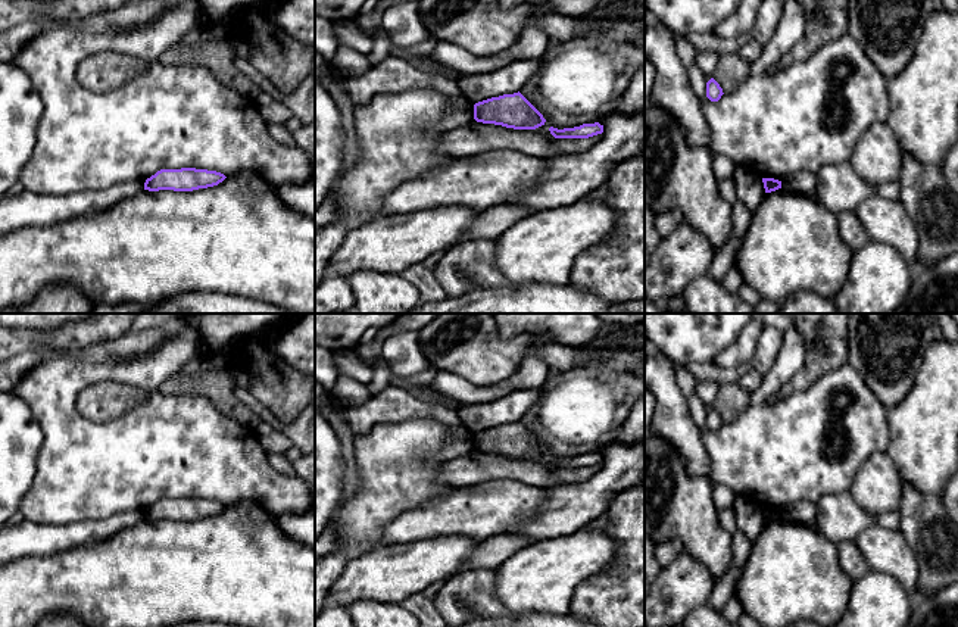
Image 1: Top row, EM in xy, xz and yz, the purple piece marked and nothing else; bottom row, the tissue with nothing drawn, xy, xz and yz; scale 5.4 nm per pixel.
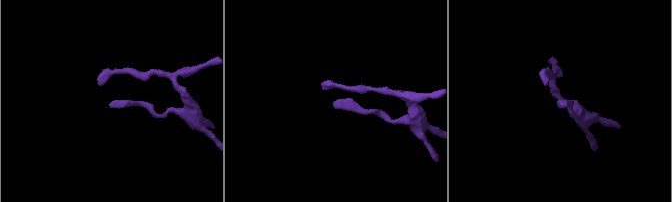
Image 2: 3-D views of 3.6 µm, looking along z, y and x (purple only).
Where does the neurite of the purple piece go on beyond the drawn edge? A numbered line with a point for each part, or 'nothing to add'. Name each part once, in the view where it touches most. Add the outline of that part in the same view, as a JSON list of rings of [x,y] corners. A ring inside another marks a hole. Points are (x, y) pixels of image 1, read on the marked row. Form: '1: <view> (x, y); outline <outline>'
nothing to add

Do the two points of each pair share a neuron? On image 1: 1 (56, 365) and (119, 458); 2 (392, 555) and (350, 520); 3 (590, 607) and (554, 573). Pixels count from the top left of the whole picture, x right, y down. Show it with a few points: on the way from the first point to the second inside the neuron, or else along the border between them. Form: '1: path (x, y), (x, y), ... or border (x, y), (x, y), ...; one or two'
1: path (56, 390), (56, 405), (94, 443); one
2: border (380, 546), (348, 561); two
3: border (602, 571), (586, 579), (577, 587), (568, 611); two

